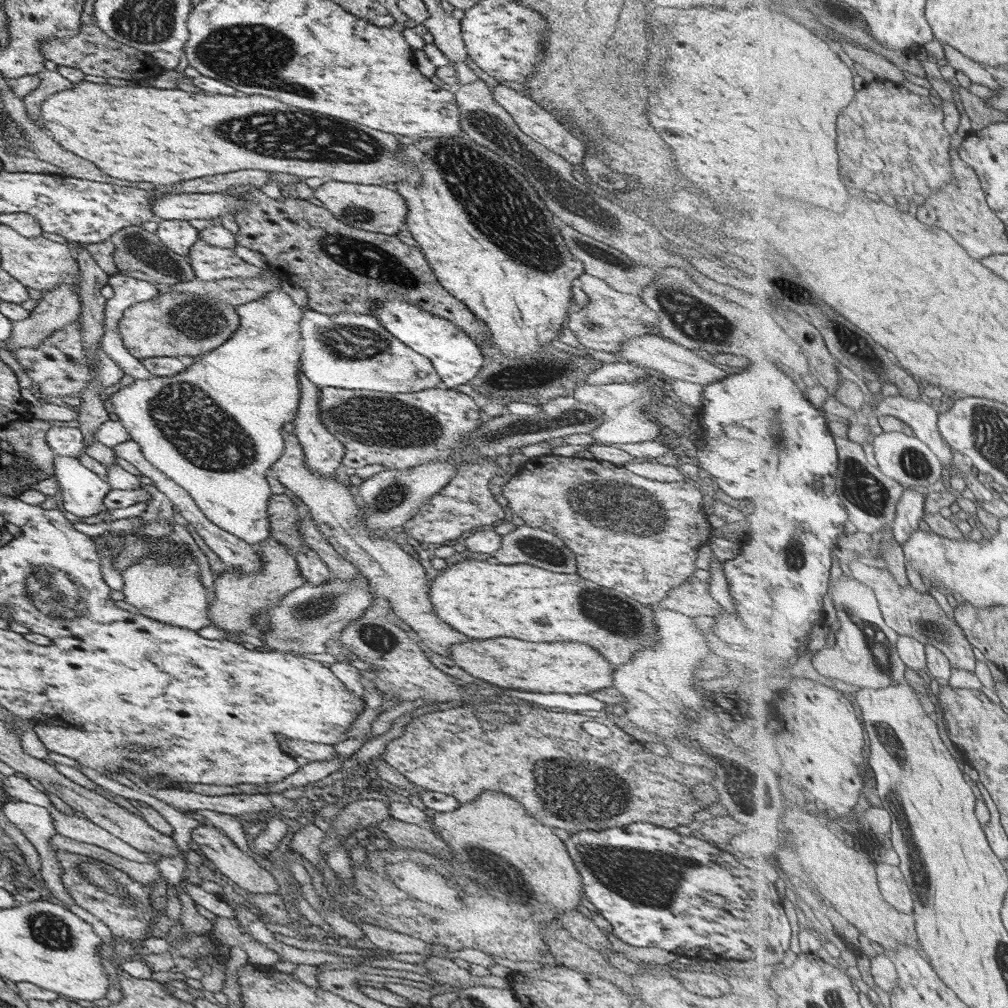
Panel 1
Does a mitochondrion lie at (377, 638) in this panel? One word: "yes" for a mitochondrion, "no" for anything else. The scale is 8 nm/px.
yes

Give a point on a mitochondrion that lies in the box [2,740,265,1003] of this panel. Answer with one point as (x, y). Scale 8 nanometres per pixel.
(53, 932)

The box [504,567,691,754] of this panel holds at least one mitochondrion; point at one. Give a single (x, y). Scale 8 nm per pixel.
(602, 609)

